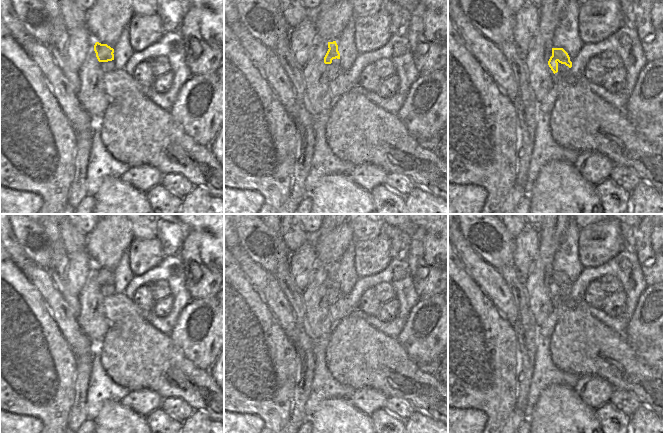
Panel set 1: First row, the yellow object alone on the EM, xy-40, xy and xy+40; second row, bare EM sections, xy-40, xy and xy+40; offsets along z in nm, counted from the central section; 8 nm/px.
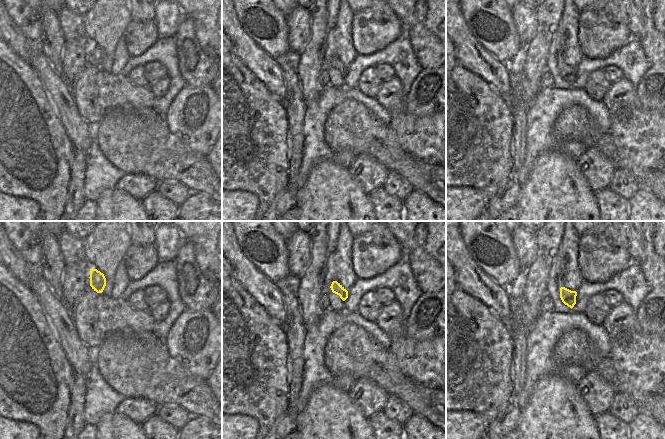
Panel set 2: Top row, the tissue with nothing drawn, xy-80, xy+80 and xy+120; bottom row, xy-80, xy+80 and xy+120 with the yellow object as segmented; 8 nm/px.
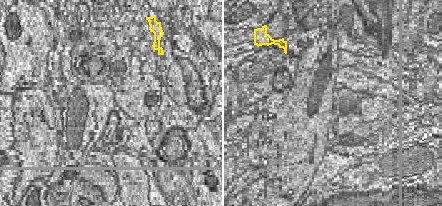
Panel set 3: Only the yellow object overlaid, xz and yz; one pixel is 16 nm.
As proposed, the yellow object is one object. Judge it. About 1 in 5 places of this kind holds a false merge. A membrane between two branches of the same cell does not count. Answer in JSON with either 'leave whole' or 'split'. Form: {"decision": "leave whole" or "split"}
{"decision": "leave whole"}

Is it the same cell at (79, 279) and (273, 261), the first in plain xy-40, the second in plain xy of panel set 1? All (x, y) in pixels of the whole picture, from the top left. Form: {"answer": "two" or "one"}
{"answer": "two"}

